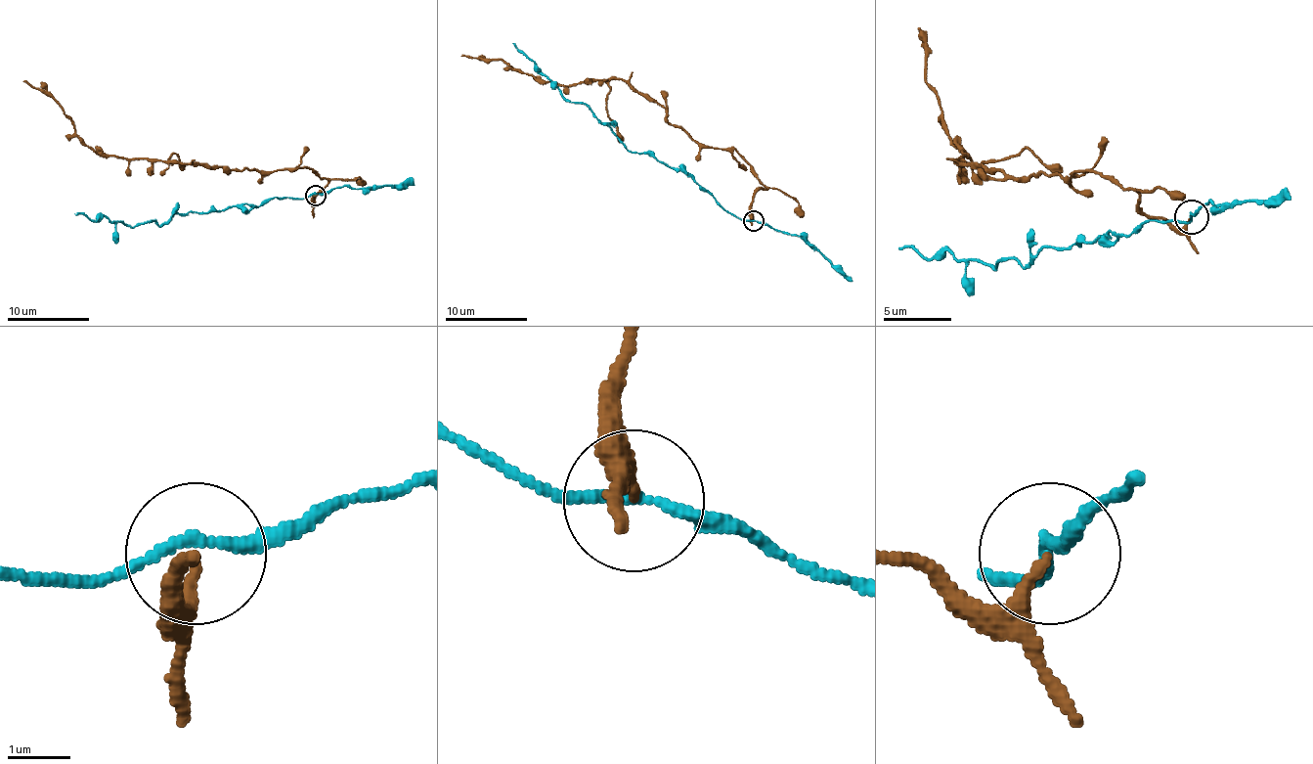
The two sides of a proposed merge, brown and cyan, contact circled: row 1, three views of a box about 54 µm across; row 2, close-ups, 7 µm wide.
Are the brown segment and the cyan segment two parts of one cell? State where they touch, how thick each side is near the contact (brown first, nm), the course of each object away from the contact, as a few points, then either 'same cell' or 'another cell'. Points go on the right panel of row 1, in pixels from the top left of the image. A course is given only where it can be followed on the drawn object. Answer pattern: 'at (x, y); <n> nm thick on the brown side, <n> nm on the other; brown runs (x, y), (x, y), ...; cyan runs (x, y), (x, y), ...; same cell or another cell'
at (1192, 216); 190 nm thick on the brown side, 160 nm on the other; brown runs (1191, 217), (1150, 217), (1095, 173), (959, 162), (919, 30); cyan runs (1191, 214), (997, 268), (949, 251), (922, 258), (898, 247); another cell

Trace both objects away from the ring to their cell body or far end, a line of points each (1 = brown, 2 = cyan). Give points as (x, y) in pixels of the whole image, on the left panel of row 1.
1: (316, 196), (314, 202), (328, 181), (309, 168), (227, 170), (184, 162), (99, 157), (47, 94), (22, 82)
2: (316, 194), (175, 214), (160, 224), (154, 220), (132, 226), (105, 216), (89, 220), (74, 214)

